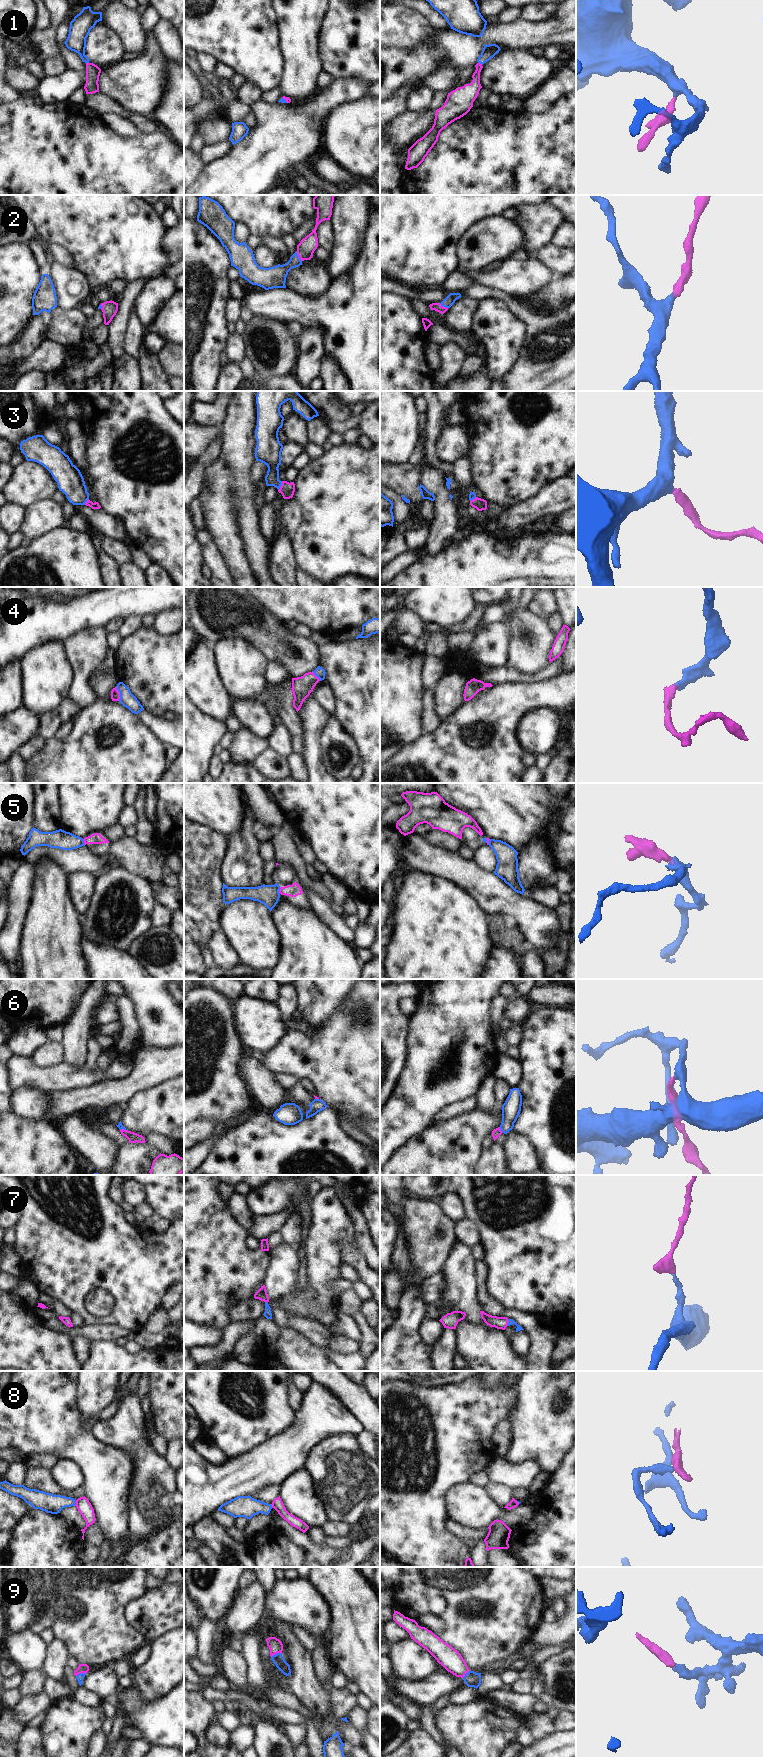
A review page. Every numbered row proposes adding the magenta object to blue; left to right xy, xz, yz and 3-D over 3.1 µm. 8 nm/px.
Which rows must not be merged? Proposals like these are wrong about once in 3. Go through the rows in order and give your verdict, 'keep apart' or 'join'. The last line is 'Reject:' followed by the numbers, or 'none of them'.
1: join
2: join
3: join
4: join
5: keep apart
6: keep apart
7: join
8: keep apart
9: join
Reject: 5, 6, 8

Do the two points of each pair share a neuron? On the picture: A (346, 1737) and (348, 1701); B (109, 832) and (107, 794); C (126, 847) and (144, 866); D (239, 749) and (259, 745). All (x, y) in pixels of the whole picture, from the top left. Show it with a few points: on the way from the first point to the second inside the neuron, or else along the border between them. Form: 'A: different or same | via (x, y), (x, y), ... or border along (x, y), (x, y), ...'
A: different | border along (340, 1718), (335, 1722), (336, 1730)
B: different | border along (116, 822), (107, 825), (100, 833)
C: same | via (130, 852), (139, 861)
D: same | via (244, 748), (254, 745)

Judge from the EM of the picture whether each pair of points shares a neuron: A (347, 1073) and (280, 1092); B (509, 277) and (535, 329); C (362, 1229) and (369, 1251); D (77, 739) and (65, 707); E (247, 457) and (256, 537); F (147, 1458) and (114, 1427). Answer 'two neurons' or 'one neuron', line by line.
A: two neurons
B: two neurons
C: one neuron
D: two neurons
E: one neuron
F: one neuron

